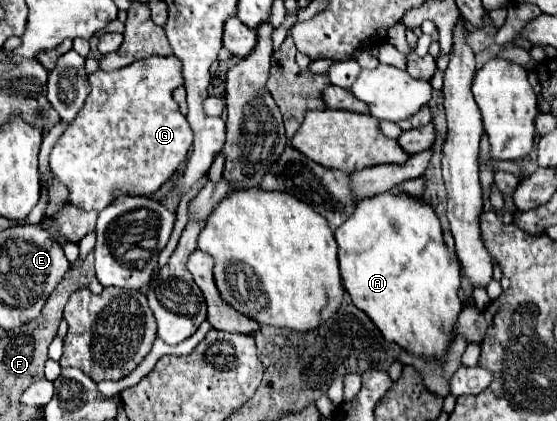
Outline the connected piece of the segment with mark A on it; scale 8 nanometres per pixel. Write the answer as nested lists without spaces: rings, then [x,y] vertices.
[[[381,193],[363,199],[357,205],[353,217],[337,227],[335,239],[339,245],[341,283],[351,295],[355,307],[365,311],[367,317],[375,323],[383,339],[397,343],[411,355],[445,363],[449,347],[455,341],[455,325],[463,309],[463,303],[457,295],[461,285],[461,269],[455,253],[449,253],[443,241],[441,225],[433,207],[409,195]]]

